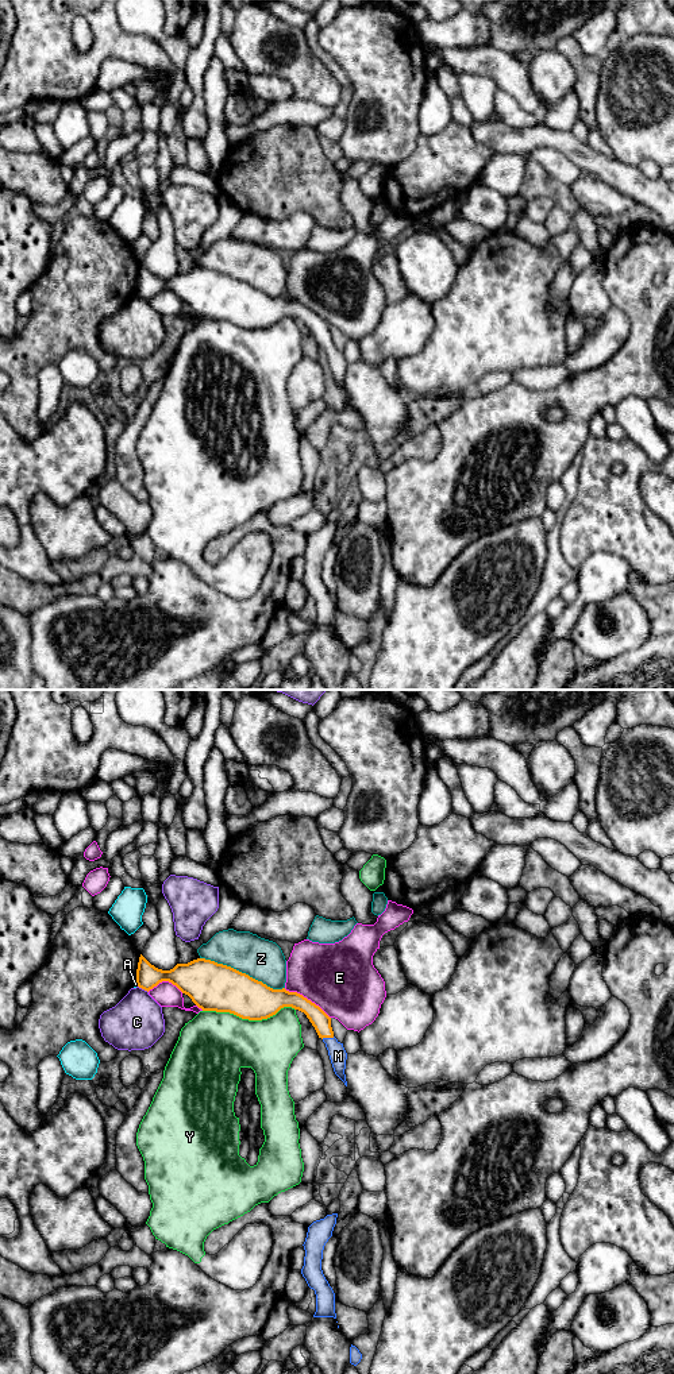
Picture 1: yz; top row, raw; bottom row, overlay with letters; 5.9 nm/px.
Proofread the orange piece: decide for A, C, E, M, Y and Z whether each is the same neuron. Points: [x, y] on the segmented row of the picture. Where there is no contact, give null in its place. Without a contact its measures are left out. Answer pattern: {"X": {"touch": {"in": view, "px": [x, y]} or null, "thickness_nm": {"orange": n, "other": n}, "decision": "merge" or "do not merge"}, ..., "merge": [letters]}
{"A": {"touch": {"in": "yz", "px": [137, 983]}, "thickness_nm": {"orange": 140, "other": 20}, "decision": "do not merge"}, "C": {"touch": {"in": "yz", "px": [143, 988]}, "thickness_nm": {"orange": 150, "other": 320}, "decision": "do not merge"}, "E": {"touch": {"in": "yz", "px": [305, 998]}, "thickness_nm": {"orange": 190, "other": 420}, "decision": "do not merge"}, "M": {"touch": {"in": "yz", "px": [327, 1037]}, "thickness_nm": {"orange": 110, "other": 110}, "decision": "merge"}, "Y": {"touch": {"in": "yz", "px": [249, 1019]}, "thickness_nm": {"orange": 280, "other": 400}, "decision": "do not merge"}, "Z": {"touch": {"in": "yz", "px": [241, 972]}, "thickness_nm": {"orange": 280, "other": 240}, "decision": "do not merge"}, "merge": ["M"]}

